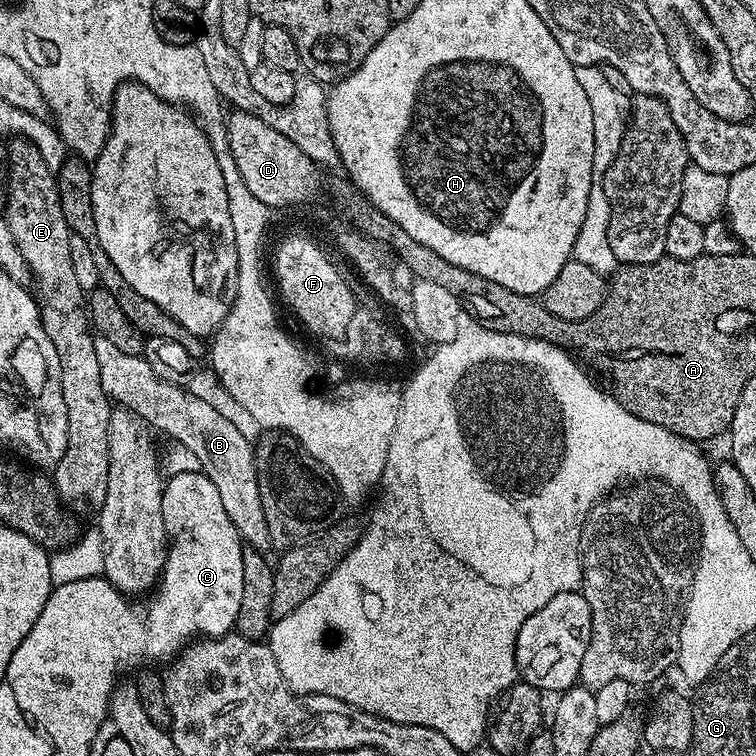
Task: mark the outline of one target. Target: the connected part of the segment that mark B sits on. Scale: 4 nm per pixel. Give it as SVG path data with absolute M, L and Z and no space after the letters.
M96 336L96 353L102 390L106 390L113 405L139 416L149 429L165 432L170 439L185 444L187 455L200 463L197 464L199 471L214 482L218 498L222 498L222 506L226 506L226 514L241 541L257 550L271 549L272 539L262 510L262 494L258 490L253 441L243 436L230 417L223 417L214 406L196 398L187 387L160 380L143 355L122 354L118 346L101 336Z

